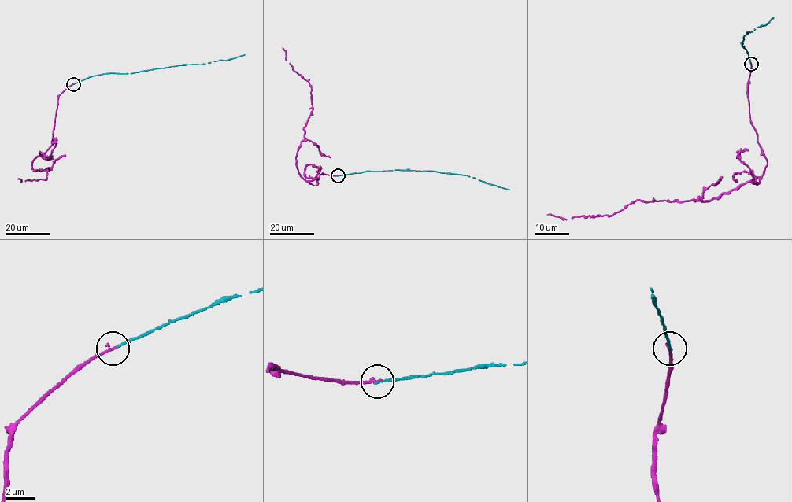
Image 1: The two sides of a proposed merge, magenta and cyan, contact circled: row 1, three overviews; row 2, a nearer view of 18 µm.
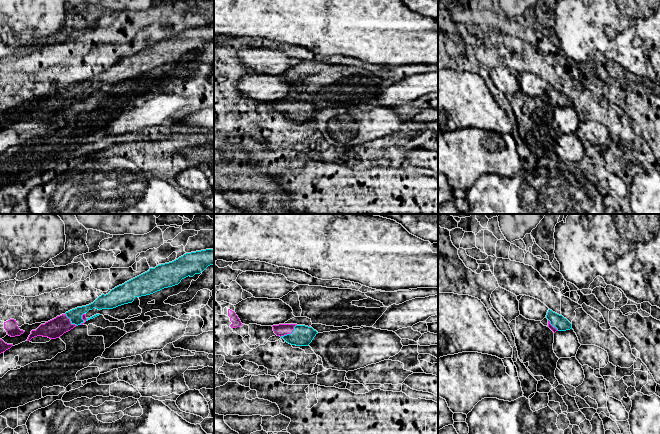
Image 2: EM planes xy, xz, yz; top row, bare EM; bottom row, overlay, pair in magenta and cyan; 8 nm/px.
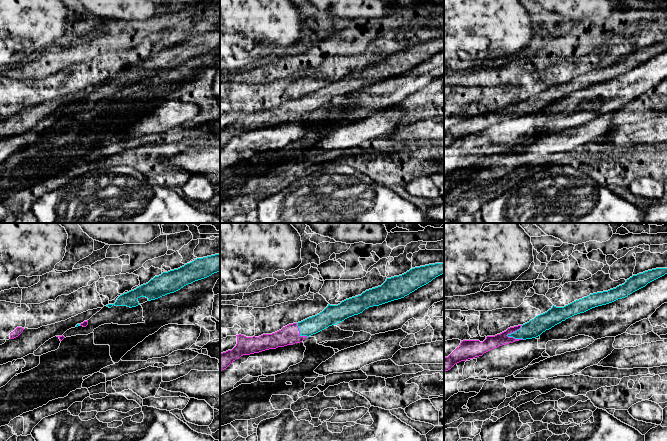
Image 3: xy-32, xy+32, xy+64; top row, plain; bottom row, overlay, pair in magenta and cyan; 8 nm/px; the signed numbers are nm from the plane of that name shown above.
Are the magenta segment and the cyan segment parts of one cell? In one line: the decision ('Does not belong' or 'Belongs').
Belongs

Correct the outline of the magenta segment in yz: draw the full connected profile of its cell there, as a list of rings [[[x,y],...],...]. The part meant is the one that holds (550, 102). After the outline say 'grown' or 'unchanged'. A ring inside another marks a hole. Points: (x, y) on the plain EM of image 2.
[[[548,86],[546,94],[548,95],[548,103],[555,109],[556,107],[566,107],[572,105],[572,100],[552,86]]] | grown

